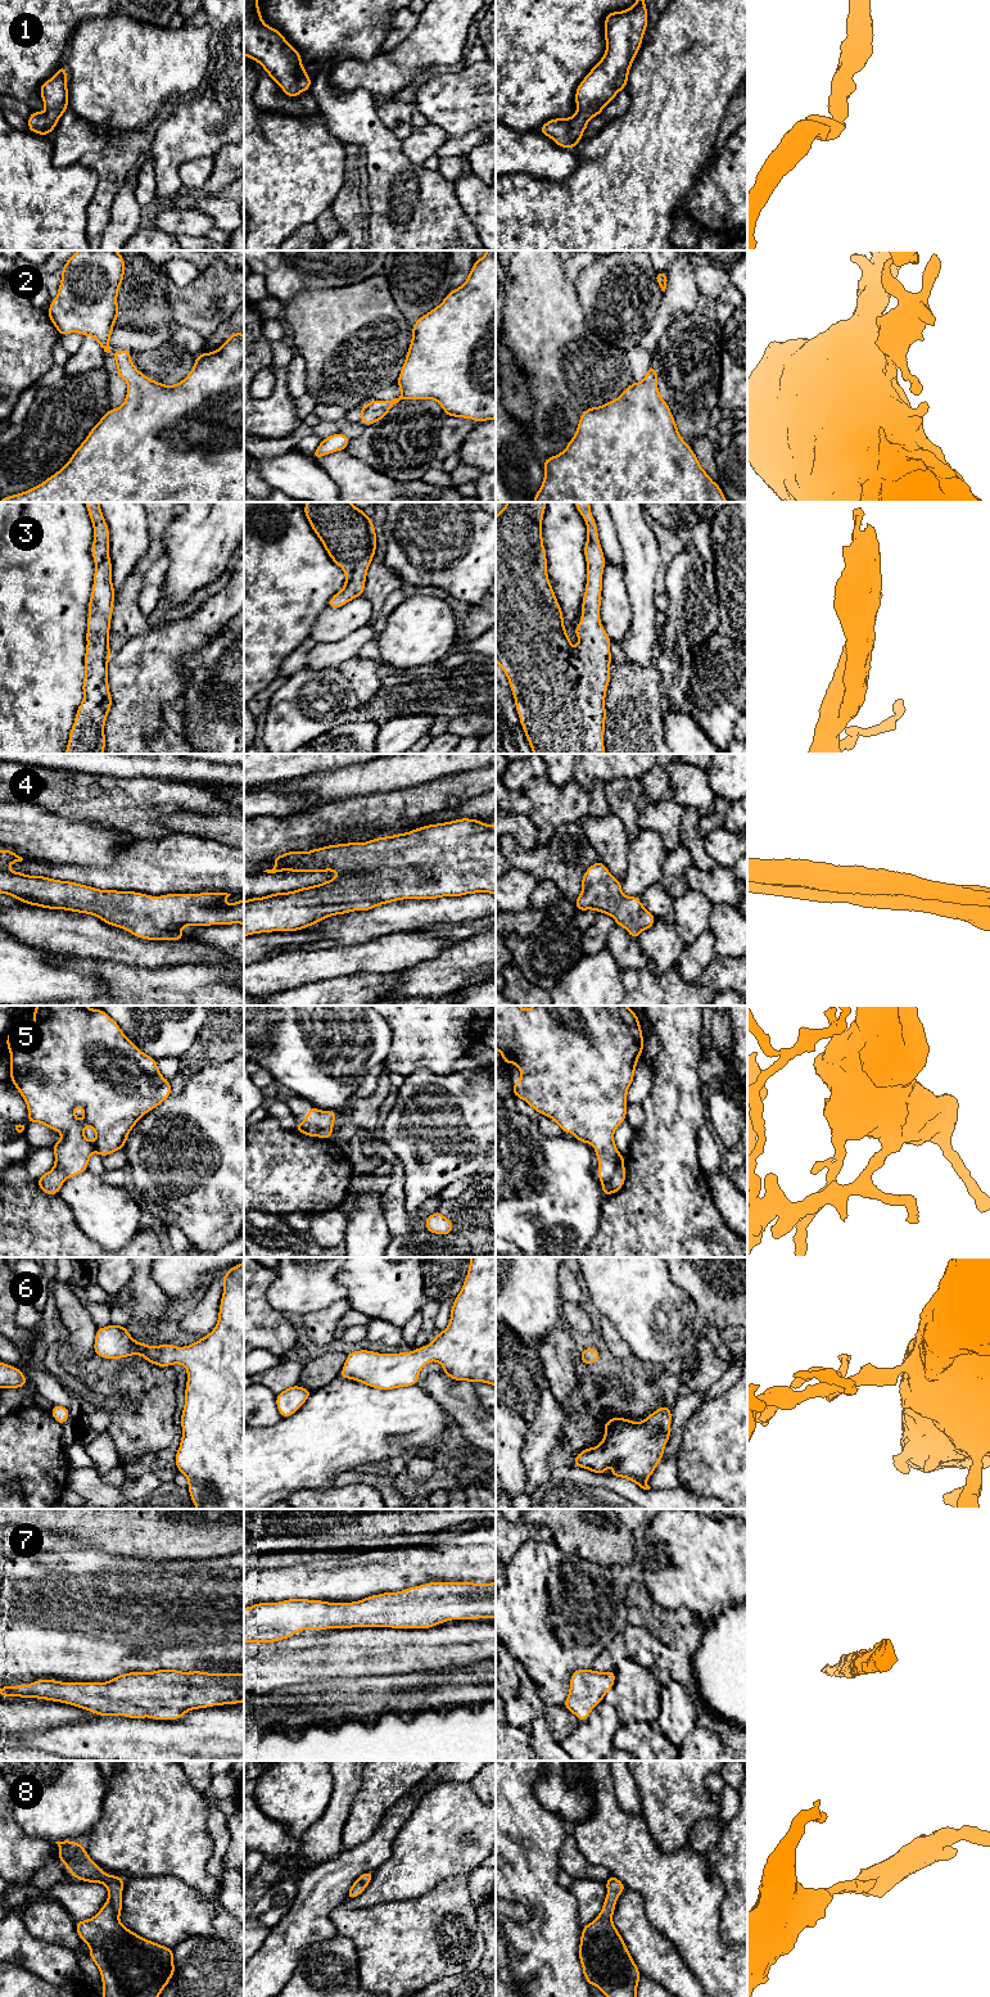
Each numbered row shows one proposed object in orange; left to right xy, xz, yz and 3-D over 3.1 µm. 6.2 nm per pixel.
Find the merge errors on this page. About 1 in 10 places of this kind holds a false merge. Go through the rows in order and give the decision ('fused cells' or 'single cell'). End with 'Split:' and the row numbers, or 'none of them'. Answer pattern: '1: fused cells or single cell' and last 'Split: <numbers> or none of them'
1: single cell
2: single cell
3: single cell
4: single cell
5: single cell
6: single cell
7: single cell
8: single cell
Split: none of them

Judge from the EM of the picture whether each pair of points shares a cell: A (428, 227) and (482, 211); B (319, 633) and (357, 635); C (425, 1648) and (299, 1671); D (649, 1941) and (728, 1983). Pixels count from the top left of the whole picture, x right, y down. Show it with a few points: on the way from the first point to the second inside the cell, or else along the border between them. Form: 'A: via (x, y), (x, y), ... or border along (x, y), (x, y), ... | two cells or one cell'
A: border along (455, 186), (457, 200), (479, 236) | two cells
B: border along (369, 623), (338, 640), (317, 642) | two cells
C: via (394, 1650), (340, 1653), (330, 1657) | one cell
D: border along (663, 1935), (674, 1946), (700, 1983) | two cells

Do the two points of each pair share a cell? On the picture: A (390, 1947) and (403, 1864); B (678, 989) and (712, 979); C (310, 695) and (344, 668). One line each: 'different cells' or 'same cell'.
A: different cells
B: different cells
C: different cells

